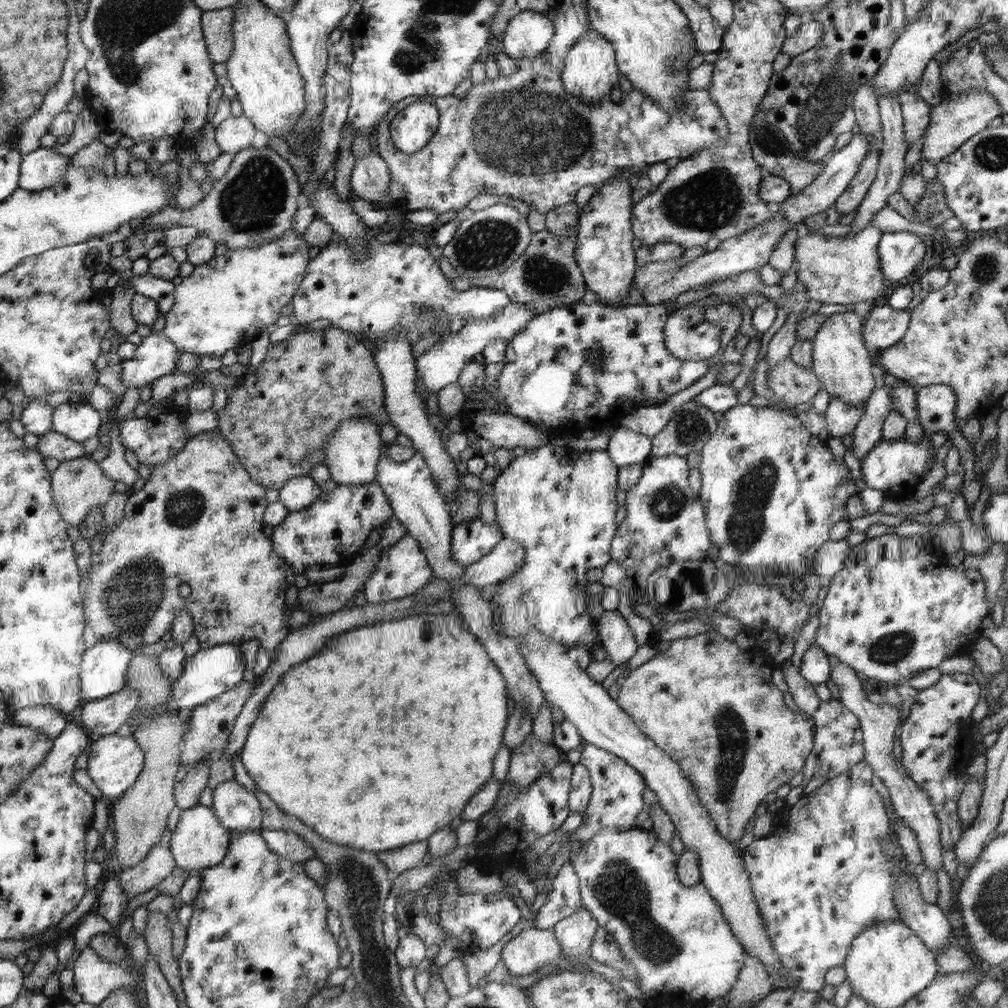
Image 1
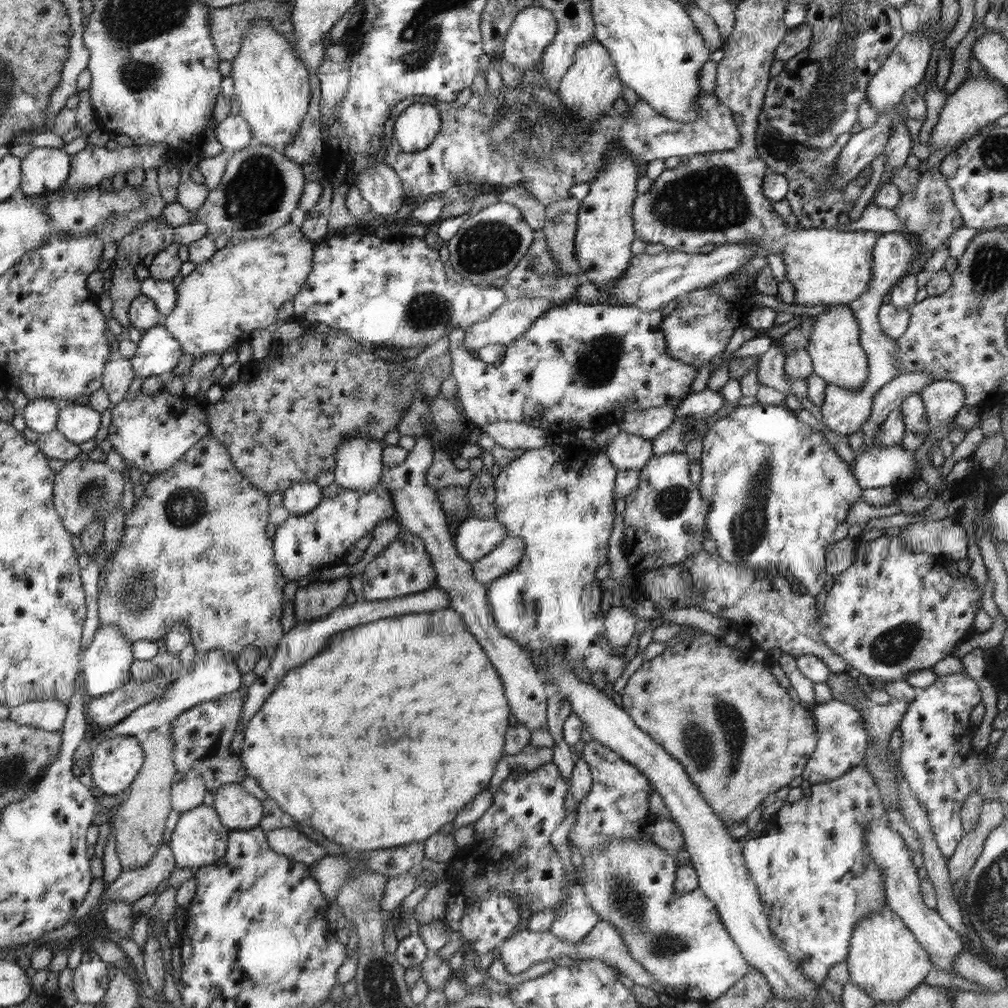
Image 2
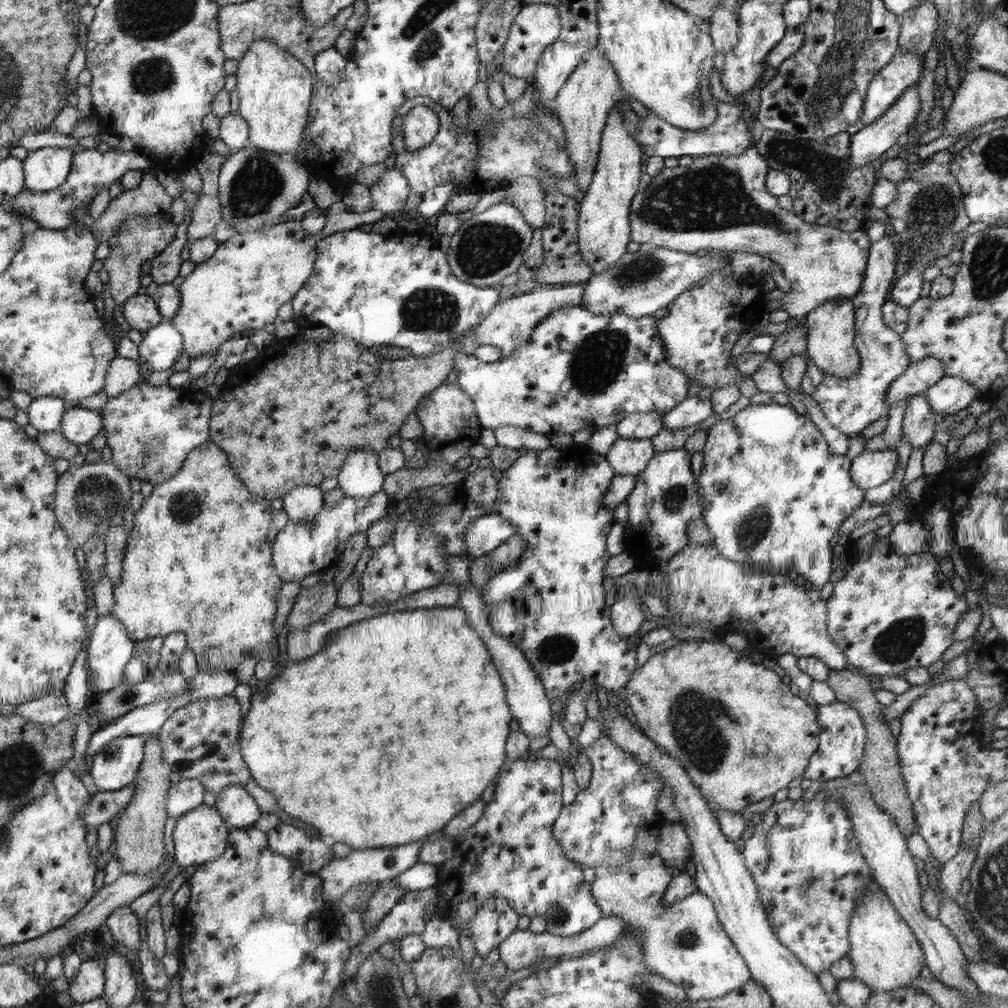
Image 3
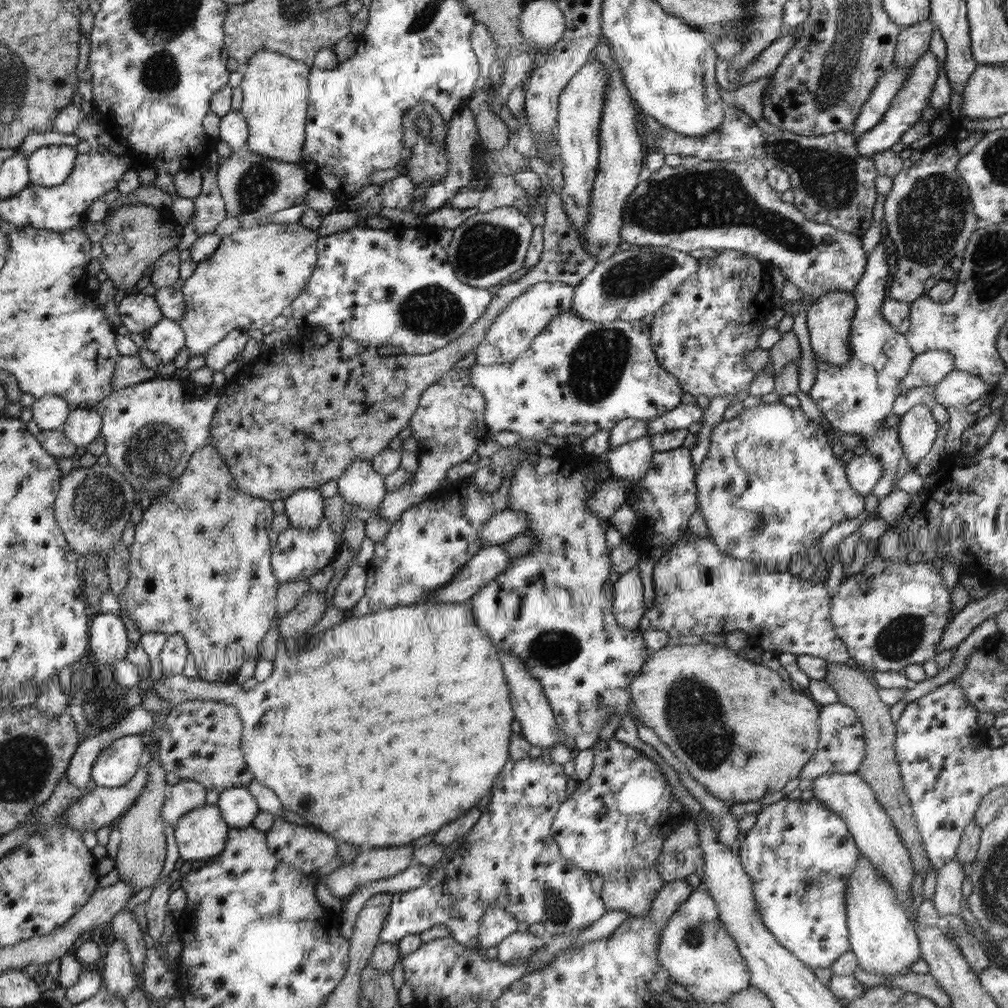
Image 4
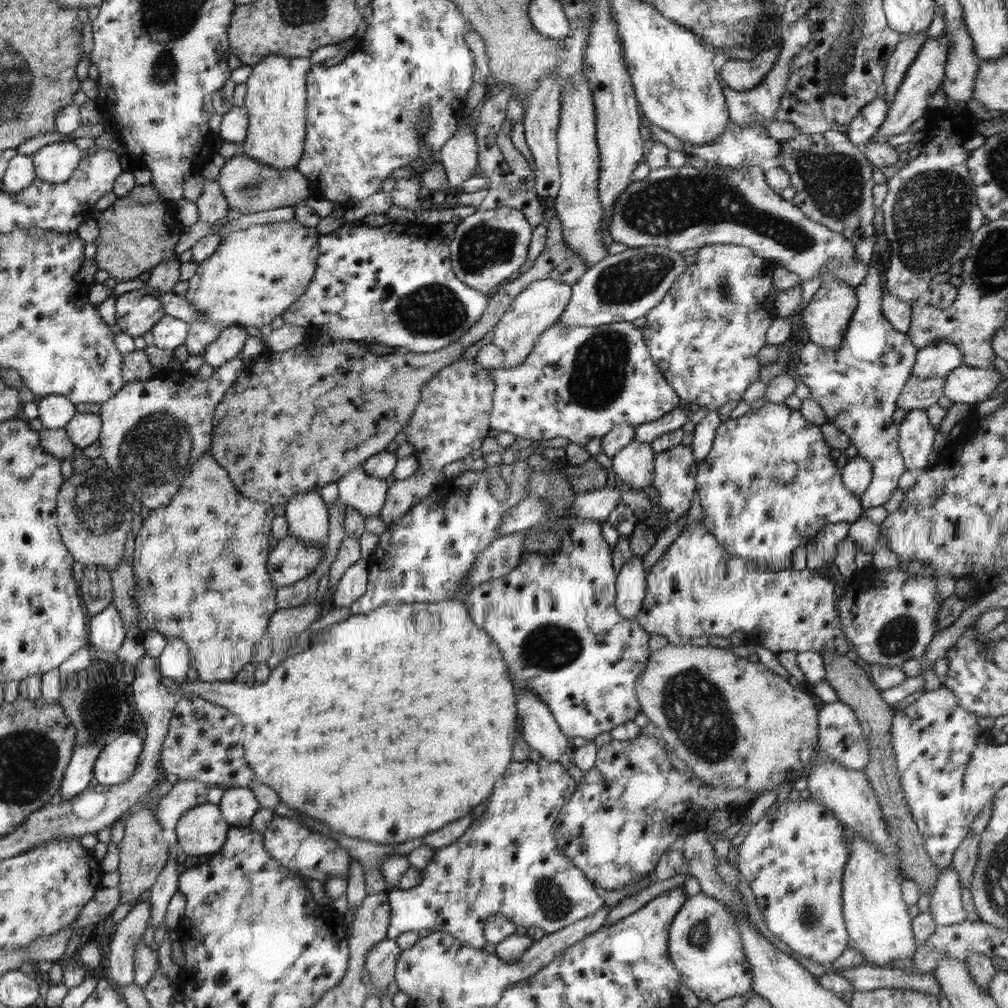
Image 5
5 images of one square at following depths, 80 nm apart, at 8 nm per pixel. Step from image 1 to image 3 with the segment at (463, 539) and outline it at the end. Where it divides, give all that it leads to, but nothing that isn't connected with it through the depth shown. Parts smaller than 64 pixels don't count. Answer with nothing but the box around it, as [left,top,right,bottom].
[466,513,516,561]

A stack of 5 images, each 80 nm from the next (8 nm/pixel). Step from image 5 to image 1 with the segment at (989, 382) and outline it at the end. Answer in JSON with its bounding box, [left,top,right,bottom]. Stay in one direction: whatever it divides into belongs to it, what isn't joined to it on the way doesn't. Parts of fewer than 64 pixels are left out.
[916,384,964,441]

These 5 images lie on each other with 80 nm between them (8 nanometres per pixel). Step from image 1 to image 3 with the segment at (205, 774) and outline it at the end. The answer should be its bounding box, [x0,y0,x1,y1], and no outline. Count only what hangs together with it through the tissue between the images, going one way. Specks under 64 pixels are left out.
[167,778,206,820]

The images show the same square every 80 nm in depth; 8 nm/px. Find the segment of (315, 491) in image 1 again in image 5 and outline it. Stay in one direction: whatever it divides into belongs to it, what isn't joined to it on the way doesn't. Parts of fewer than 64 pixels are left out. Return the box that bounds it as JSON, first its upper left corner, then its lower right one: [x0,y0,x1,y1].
[285,492,329,545]

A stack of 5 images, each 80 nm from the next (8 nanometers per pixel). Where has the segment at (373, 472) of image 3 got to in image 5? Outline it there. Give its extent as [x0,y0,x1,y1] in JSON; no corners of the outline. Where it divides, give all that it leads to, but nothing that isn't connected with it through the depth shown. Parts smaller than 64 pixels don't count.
[337,466,390,516]

